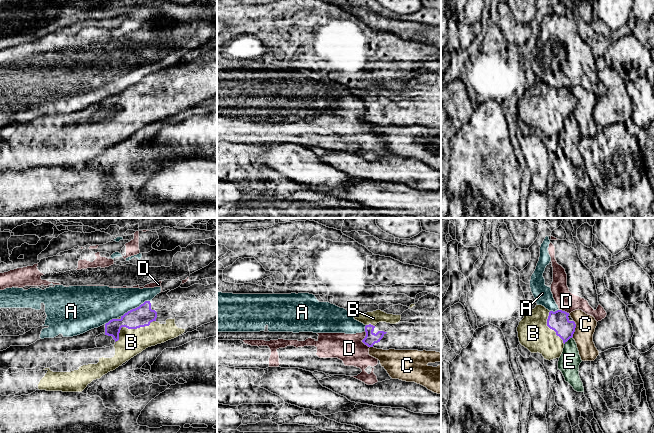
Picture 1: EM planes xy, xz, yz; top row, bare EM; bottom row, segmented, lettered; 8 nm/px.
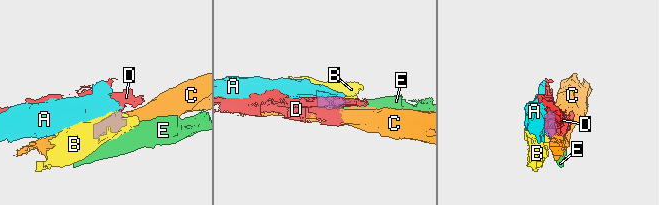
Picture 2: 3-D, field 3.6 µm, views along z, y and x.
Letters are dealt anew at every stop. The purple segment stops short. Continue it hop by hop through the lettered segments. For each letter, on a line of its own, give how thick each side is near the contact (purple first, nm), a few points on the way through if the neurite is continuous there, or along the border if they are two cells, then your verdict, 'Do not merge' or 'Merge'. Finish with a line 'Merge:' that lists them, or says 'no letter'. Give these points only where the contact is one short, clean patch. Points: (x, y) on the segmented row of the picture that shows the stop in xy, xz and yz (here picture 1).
A: Thickness 170 nm (purple) against 260 nm. Boundary: xy (149, 300), (120, 316). Do not merge
B: Thickness 170 nm (purple) against 220 nm. Merge
C: Thickness 160 nm (purple) against 160 nm. Do not merge
D: Thickness 100 nm (purple) against 240 nm. Boundary: xz (364, 331), (365, 337), (362, 341), (369, 347). Do not merge
E: Thickness 160 nm (purple) against 170 nm. Boundary: yz (571, 337), (564, 344). Do not merge
Merge: B

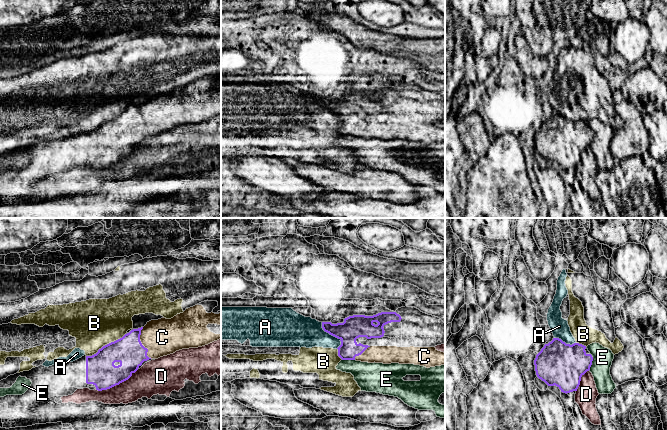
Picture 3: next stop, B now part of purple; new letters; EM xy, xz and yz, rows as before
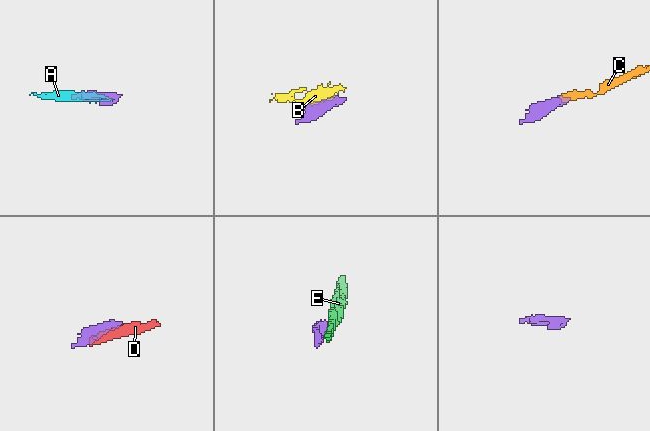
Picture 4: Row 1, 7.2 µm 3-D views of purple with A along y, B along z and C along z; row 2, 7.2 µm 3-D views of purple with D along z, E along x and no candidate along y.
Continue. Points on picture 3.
A: Thickness 190 nm (purple) against 240 nm. Do not merge
B: Thickness 240 nm (purple) against 380 nm. Boundary: xy (125, 333), (121, 337), (103, 345), (95, 353), (86, 356). Do not merge
C: Thickness 240 nm (purple) against 300 nm. Path across: xy (128, 350), (132, 350), (141, 343), (151, 342), (162, 337). Merge
D: Thickness 240 nm (purple) against 240 nm. Do not merge
E: Thickness 340 nm (purple) against 160 nm. Do not merge
Merge: C

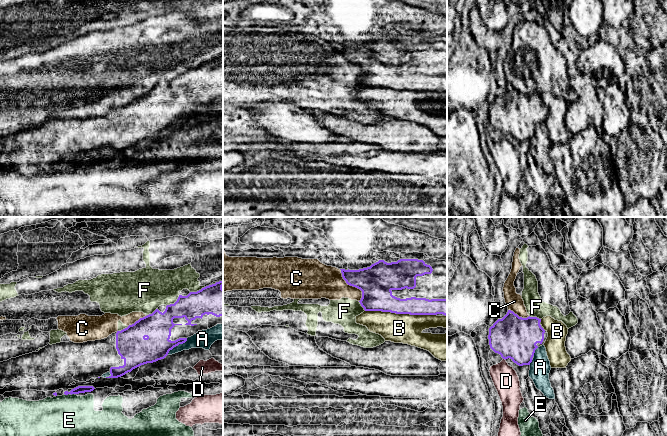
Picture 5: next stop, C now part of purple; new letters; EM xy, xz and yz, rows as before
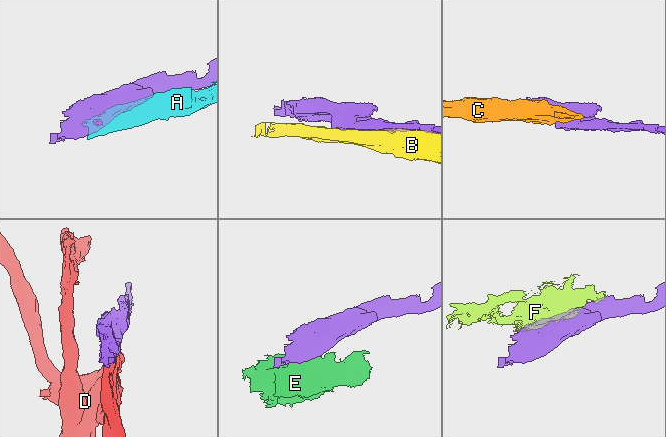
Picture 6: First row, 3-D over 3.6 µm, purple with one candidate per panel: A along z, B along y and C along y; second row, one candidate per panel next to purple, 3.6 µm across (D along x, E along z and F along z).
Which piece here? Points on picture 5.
A: Thickness 220 nm (purple) against 150 nm. Do not merge
B: Thickness 240 nm (purple) against 240 nm. Do not merge
C: Thickness 280 nm (purple) against 260 nm. Do not merge
D: Thickness 340 nm (purple) against 200 nm. Do not merge
E: Thickness 60 nm (purple) against 340 nm. Do not merge
F: Thickness 220 nm (purple) against 340 nm. Boundary: xy (179, 294), (173, 303), (166, 306). Do not merge
Merge: no letter

